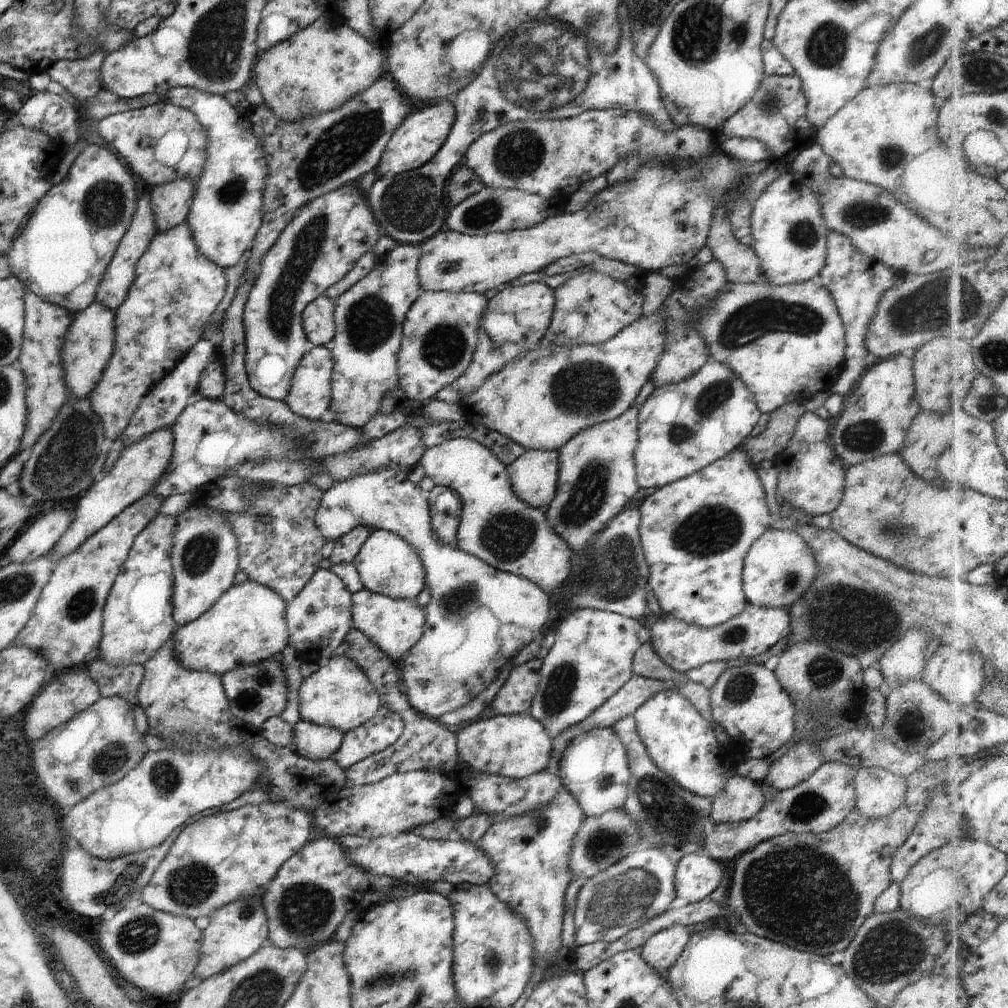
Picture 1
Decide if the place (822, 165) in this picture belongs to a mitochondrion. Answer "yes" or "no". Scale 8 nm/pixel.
no

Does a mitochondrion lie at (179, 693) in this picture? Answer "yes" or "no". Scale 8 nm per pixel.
no

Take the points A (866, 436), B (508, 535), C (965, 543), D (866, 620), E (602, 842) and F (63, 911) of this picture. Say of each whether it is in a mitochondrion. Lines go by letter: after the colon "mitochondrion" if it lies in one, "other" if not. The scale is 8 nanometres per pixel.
A: mitochondrion
B: mitochondrion
C: other
D: mitochondrion
E: mitochondrion
F: other

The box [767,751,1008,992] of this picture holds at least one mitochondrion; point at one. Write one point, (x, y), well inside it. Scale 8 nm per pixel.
(892, 950)

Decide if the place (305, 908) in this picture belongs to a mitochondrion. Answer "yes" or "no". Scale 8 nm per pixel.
yes

